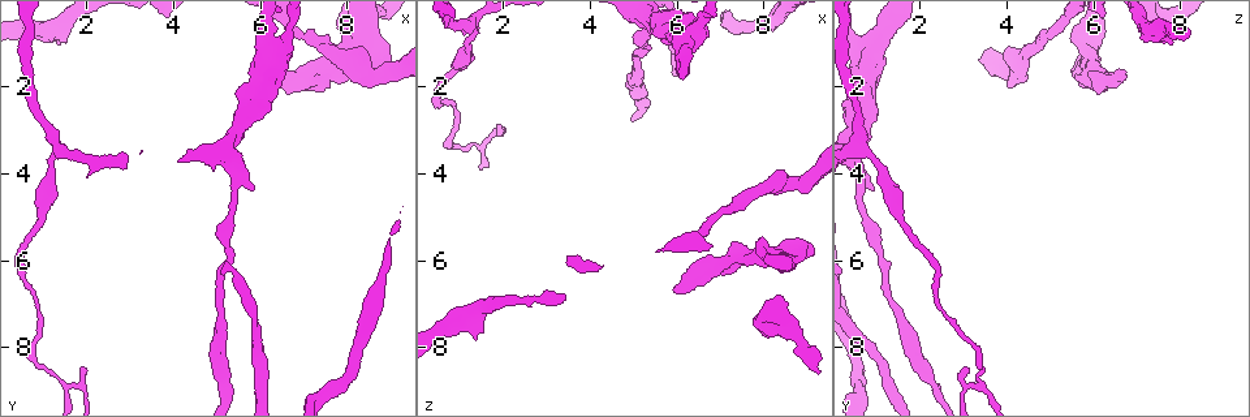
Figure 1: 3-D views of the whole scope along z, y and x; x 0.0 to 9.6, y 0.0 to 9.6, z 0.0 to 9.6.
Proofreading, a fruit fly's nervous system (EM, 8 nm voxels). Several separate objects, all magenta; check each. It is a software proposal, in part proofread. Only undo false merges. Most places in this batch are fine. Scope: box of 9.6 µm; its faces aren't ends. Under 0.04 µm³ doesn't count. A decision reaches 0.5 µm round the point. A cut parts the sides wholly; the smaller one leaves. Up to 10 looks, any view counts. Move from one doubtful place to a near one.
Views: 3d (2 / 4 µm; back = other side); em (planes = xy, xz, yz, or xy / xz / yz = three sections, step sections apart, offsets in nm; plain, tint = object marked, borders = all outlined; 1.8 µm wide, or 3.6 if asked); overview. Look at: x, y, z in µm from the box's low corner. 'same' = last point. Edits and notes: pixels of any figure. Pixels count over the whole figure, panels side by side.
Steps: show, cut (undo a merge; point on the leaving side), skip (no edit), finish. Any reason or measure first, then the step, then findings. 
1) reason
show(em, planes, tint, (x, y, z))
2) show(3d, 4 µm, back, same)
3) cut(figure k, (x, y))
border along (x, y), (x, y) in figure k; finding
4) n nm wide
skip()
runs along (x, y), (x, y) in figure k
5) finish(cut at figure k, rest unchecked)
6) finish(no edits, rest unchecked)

branch point
show(em, planes, tint, (1.30, 3.50, 0.70))

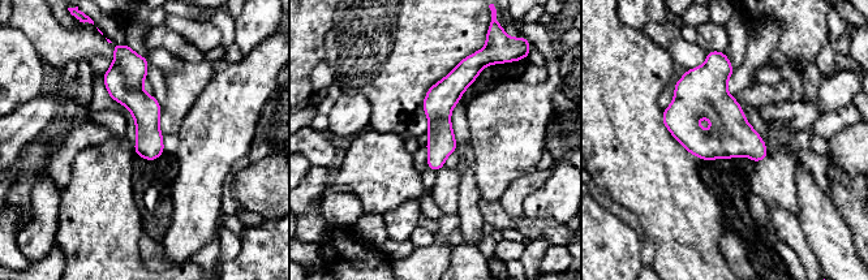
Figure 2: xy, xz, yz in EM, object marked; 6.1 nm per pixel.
180 nm wide
skip()
runs along (463, 64), (439, 100), (430, 166) in figure 2; one cell here

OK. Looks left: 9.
abrupt turn
show(em, planes, tint, (5.40, 3.90, 0.60))

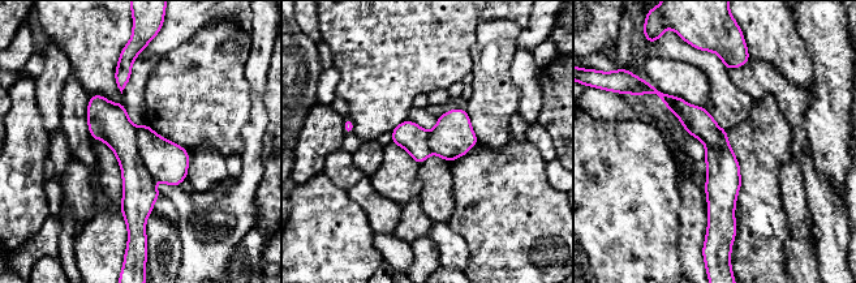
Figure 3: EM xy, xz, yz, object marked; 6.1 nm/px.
200 nm wide
cut(figure 3, (166, 161))
border along (136, 128), (137, 150), (154, 180) in figure 3; two cells meet here

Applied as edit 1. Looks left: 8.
three-way junction
show(em, planes, tint, (6.30, 1.45, 0.85))

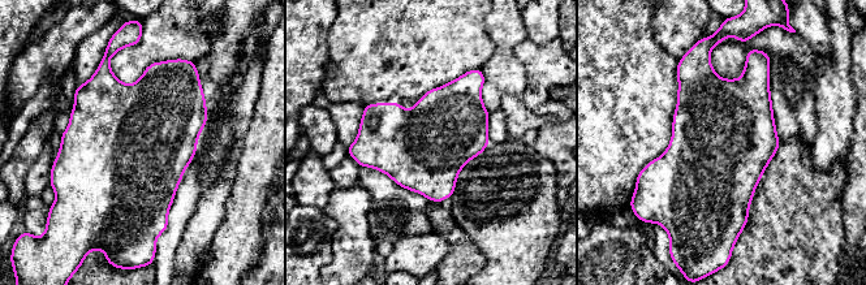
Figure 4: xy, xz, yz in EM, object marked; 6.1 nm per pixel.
skip()
all the same cell

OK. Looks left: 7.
sharp bend
show(em, xy, step 4, tint, (0.70, 8.20, 3.30))

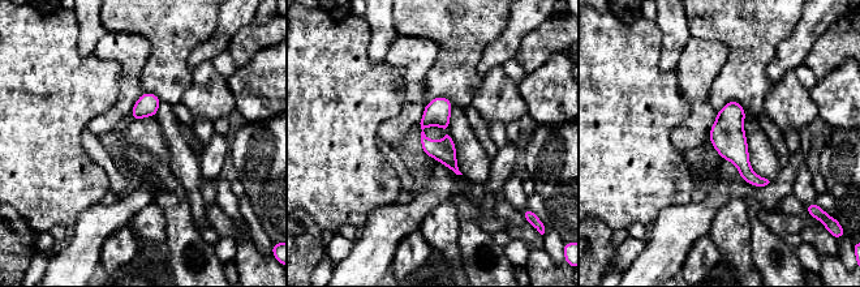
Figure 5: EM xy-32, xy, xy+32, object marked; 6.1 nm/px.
show(em, yz, step 4, tint, same)

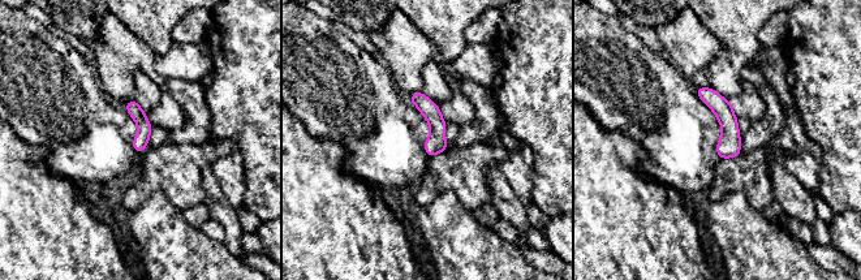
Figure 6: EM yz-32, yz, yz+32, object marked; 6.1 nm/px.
skip()
runs along (700, 90), (724, 113), (733, 154) in figure 6; one cell here

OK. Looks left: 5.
finish(cut at figure 3, rest unchecked)

